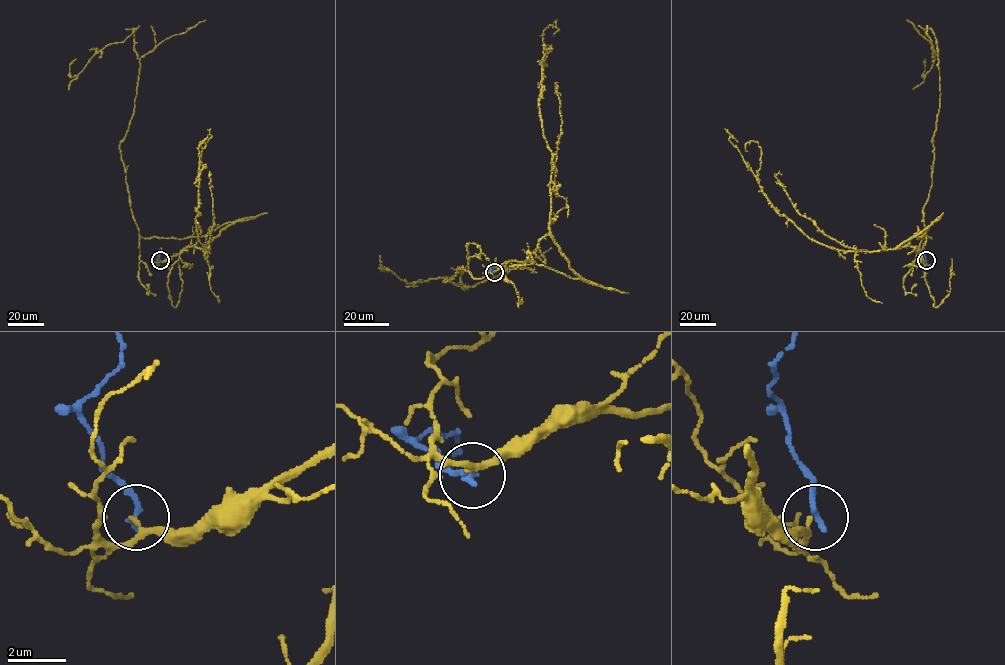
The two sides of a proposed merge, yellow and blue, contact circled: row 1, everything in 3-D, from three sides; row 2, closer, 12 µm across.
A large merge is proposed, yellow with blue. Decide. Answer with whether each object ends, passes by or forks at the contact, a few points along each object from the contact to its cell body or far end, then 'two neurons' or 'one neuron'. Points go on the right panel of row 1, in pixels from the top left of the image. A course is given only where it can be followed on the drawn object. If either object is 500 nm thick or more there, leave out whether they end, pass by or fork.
yellow passes by | blue ends | yellow via (926, 260), (896, 248), (933, 222), (917, 238), (931, 238), (931, 28), (935, 59), (922, 76), (925, 59) | blue via (926, 260), (924, 248) | two neurons

